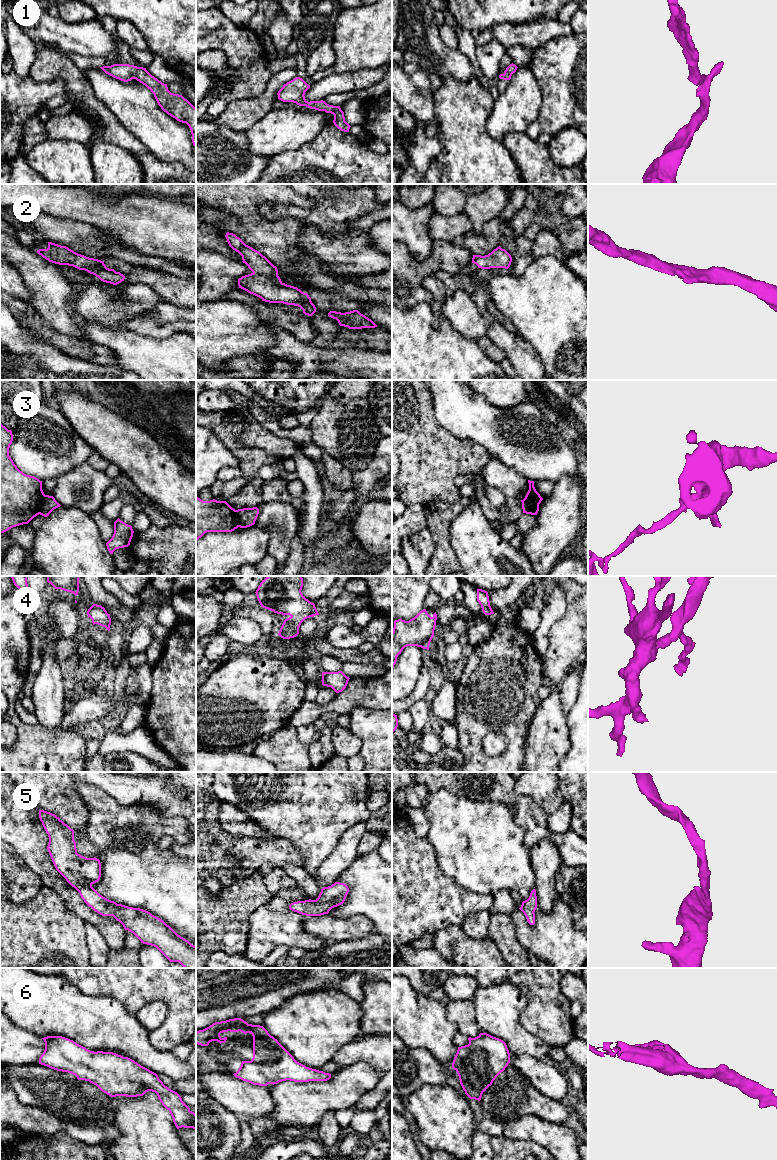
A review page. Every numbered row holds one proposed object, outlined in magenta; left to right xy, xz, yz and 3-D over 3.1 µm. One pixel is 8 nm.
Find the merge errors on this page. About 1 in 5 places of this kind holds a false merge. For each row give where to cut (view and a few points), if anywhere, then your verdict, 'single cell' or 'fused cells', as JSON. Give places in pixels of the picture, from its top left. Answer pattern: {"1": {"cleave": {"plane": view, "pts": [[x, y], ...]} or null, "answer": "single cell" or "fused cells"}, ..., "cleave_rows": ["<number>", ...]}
{"1": {"cleave": null, "answer": "single cell"}, "2": {"cleave": null, "answer": "single cell"}, "3": {"cleave": {"plane": "xy", "pts": [[44, 494], [38, 513]]}, "answer": "fused cells"}, "4": {"cleave": null, "answer": "single cell"}, "5": {"cleave": null, "answer": "single cell"}, "6": {"cleave": null, "answer": "single cell"}, "cleave_rows": ["3"]}

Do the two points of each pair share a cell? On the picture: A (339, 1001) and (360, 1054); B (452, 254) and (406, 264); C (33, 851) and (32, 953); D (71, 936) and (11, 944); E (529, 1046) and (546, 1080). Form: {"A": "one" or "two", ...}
{"A": "two", "B": "one", "C": "two", "D": "one", "E": "two"}

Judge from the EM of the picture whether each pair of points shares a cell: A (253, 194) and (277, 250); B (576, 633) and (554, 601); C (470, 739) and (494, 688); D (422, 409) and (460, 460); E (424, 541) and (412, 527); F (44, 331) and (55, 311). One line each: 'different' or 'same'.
A: same
B: different
C: same
D: same
E: different
F: different

